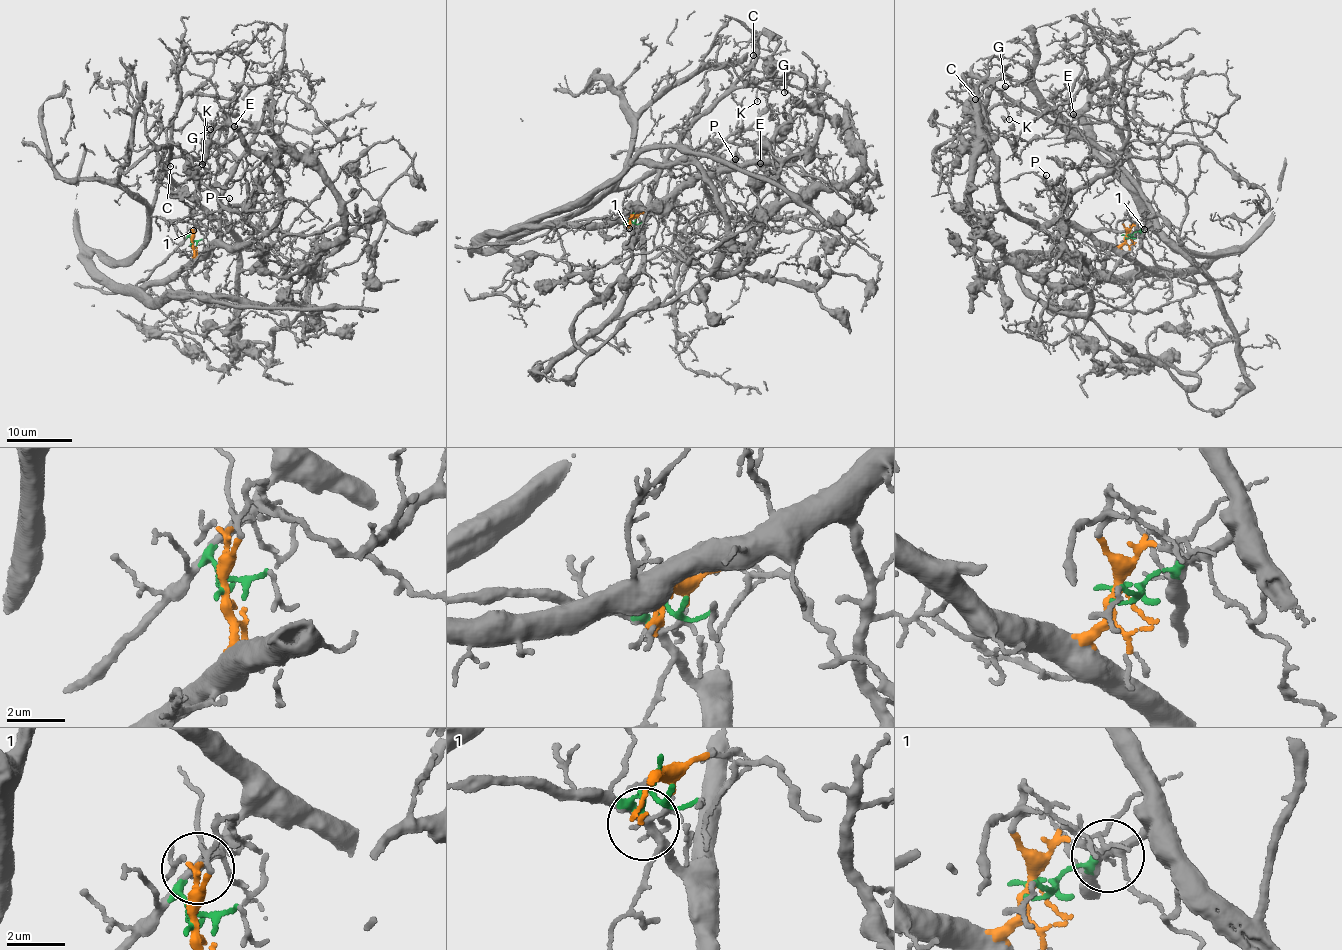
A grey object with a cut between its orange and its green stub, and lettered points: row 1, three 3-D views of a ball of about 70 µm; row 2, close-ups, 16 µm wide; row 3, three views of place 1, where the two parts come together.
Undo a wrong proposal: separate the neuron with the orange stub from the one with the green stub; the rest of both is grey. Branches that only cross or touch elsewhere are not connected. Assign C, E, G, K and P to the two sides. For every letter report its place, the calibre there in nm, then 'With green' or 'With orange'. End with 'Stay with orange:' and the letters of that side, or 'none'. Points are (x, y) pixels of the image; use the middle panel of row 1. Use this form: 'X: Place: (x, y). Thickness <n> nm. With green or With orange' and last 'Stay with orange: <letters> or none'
C: Place: (753, 55). Thickness 140 nm. With green
E: Place: (760, 163). Thickness 150 nm. With orange
G: Place: (784, 92). Thickness 140 nm. With orange
K: Place: (757, 101). Thickness 140 nm. With green
P: Place: (735, 159). Thickness 150 nm. With orange
Stay with orange: E, G, P

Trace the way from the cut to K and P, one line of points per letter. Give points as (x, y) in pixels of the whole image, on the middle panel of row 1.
K: (632, 216), (627, 226), (638, 237), (665, 157), (684, 129), (737, 88), (756, 86), (757, 101)
P: (632, 216), (639, 211), (645, 213), (688, 181), (705, 174), (706, 177), (735, 159)

